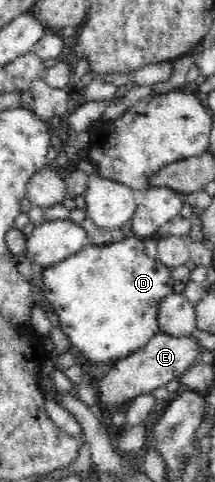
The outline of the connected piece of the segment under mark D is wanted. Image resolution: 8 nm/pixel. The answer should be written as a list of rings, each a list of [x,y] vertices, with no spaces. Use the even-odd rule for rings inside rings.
[[[136,236],[105,245],[87,243],[81,251],[69,255],[65,261],[40,269],[43,271],[45,298],[59,316],[59,326],[71,341],[72,347],[80,351],[81,361],[86,367],[105,362],[114,363],[129,357],[161,332],[157,321],[158,309],[161,301],[173,293],[172,269],[163,265],[158,258],[149,258],[145,253],[144,241]]]

